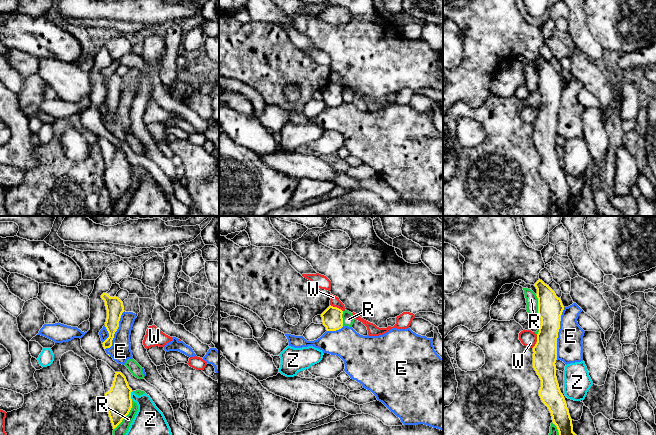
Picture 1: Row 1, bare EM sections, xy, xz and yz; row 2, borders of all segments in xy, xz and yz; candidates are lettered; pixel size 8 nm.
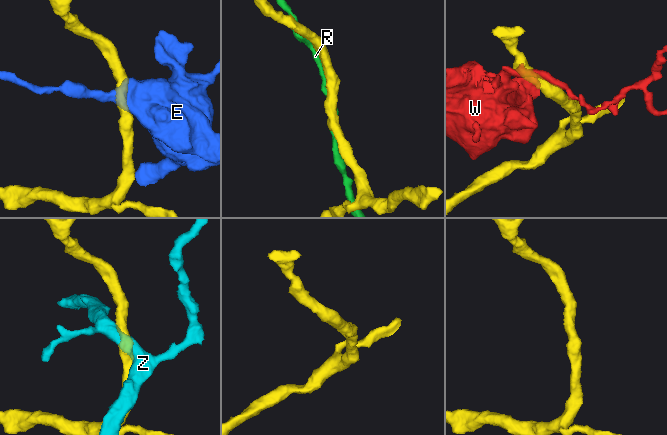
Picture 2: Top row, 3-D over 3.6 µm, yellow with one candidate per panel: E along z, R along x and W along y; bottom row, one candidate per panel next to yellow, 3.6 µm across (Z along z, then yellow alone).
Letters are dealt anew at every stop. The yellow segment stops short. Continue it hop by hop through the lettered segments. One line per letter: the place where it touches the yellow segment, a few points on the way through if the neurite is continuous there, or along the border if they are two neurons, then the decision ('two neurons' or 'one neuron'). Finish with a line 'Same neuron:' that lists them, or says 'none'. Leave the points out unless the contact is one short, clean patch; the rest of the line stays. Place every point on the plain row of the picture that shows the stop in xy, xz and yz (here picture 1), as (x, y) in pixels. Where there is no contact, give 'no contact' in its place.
E: contact yz (557, 109); border yz (564, 83), (561, 89), (557, 114), (556, 135); two neurons
R: contact xy (127, 190); two neurons
W: contact xz (336, 83); border xz (330, 80), (342, 87); two neurons
Z: contact xy (130, 172); two neurons
Same neuron: none

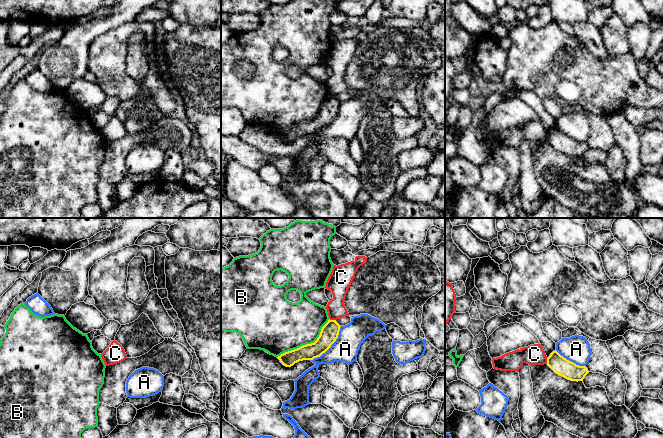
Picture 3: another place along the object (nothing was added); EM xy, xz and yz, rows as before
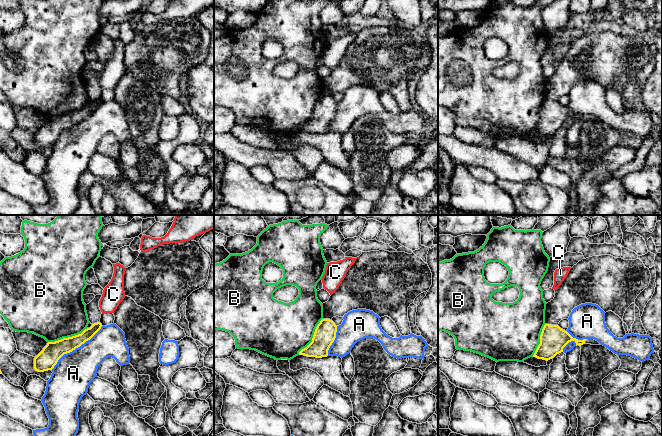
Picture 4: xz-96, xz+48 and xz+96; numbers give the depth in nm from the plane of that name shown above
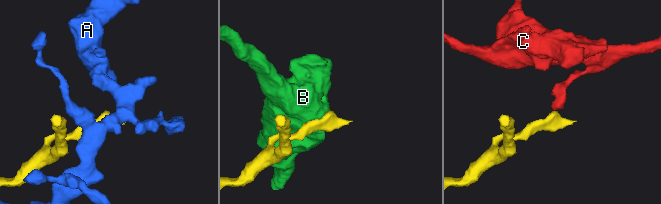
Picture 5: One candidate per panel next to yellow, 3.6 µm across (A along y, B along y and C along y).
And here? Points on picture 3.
A: contact xz (330, 122); two neurons
B: contact xz (306, 120); two neurons
C: contact xz (332, 96); border xz (329, 94), (335, 96); two neurons
Same neuron: none

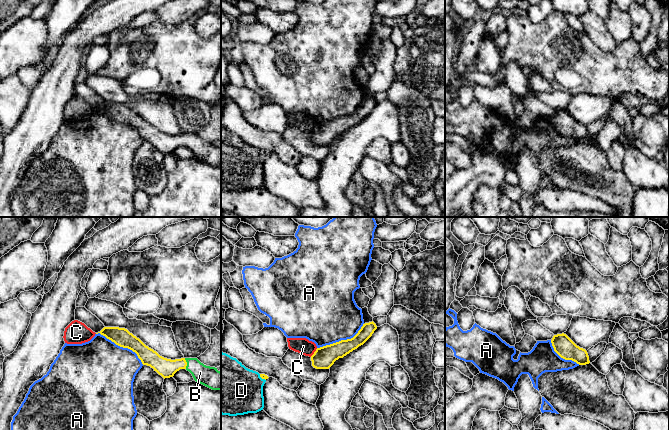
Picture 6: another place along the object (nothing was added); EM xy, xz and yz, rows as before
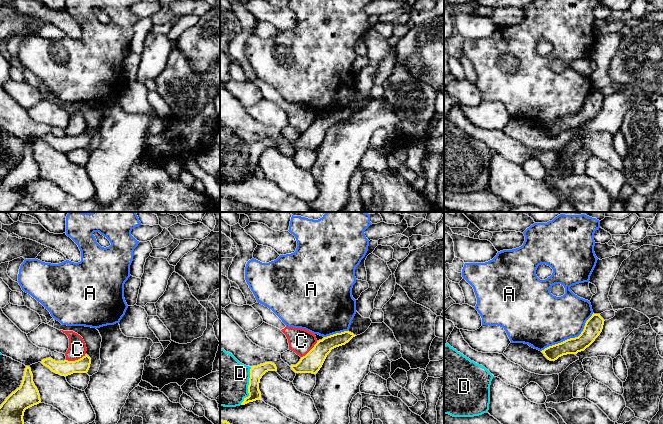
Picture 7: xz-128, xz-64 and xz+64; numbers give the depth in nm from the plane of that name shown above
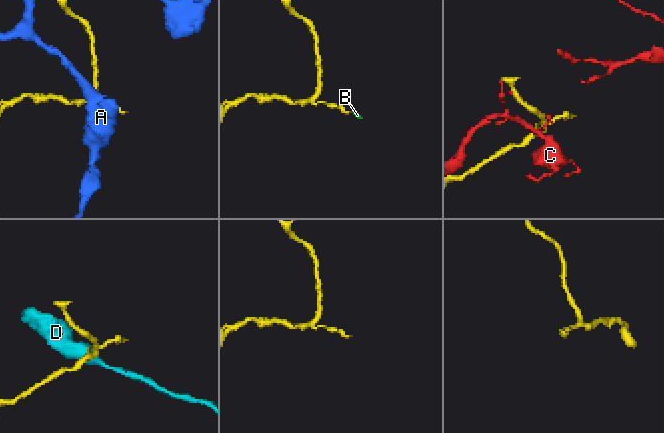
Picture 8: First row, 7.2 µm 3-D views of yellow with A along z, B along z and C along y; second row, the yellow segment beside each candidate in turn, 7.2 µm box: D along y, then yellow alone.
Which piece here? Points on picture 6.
A: contact xy (121, 122); two neurons
B: contact xy (186, 139); way xy (165, 143), (186, 139), (210, 153); one neuron
C: contact xz (314, 128); two neurons
D: contact xz (262, 154); border xz (259, 150), (265, 156); two neurons
Same neuron: B

